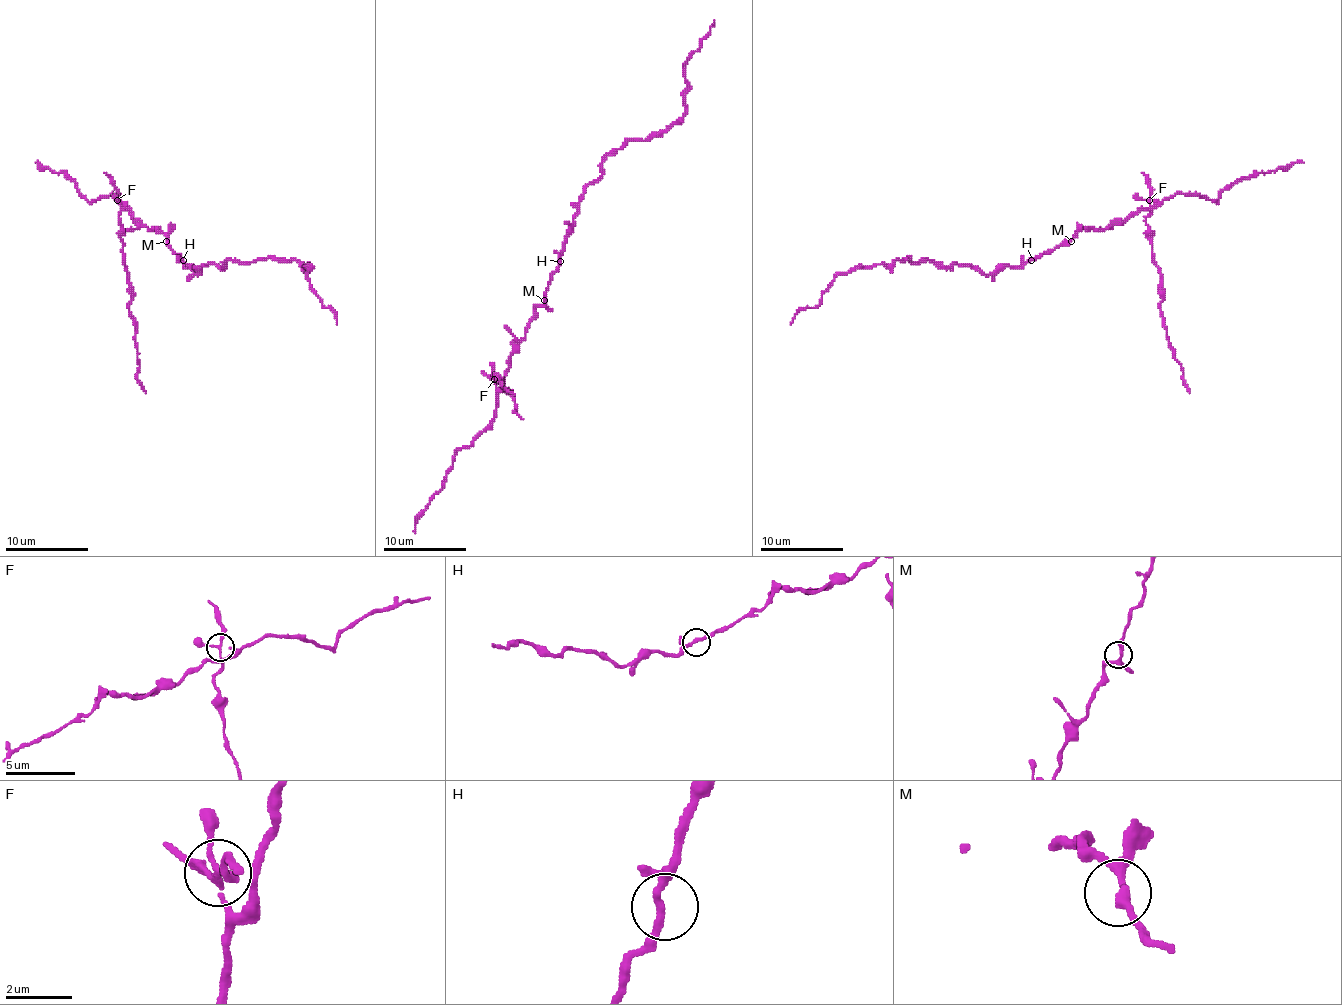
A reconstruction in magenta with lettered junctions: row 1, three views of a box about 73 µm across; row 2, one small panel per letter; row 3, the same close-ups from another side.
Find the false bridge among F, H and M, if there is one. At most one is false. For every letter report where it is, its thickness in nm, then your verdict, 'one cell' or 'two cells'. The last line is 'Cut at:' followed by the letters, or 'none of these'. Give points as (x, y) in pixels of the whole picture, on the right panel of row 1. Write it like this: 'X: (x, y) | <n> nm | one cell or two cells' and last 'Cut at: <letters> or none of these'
F: (1149, 200) | 140 nm | two cells
H: (1031, 260) | 180 nm | one cell
M: (1071, 241) | 240 nm | one cell
Cut at: F

